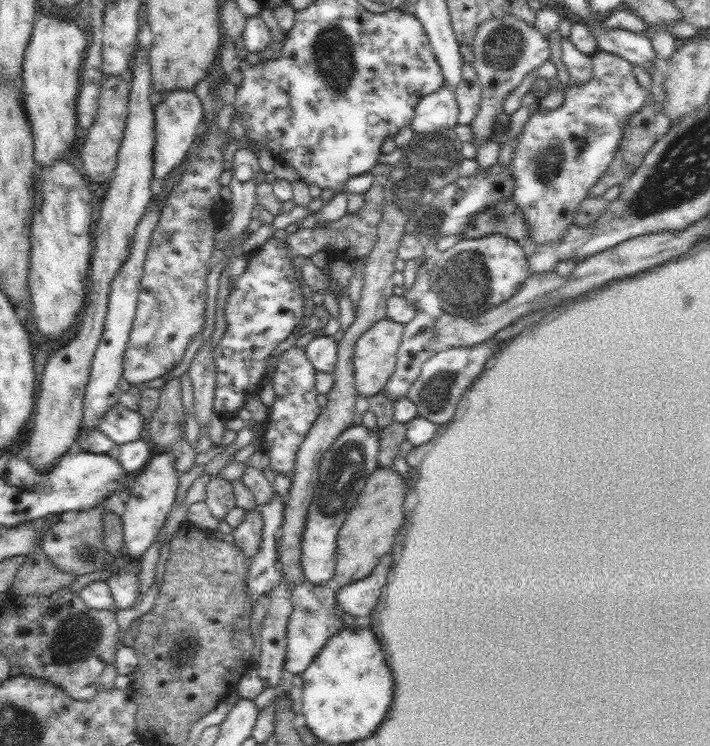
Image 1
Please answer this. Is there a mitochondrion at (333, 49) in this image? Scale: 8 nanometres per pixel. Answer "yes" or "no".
yes

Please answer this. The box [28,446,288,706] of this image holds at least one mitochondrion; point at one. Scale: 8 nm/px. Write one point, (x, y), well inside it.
(83, 633)

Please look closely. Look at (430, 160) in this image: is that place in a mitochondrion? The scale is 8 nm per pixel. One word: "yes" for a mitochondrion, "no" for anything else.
yes

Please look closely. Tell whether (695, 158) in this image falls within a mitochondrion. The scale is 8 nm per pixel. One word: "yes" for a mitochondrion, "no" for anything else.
yes

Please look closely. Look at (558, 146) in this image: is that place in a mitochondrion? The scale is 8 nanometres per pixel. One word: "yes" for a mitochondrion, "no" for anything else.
yes

